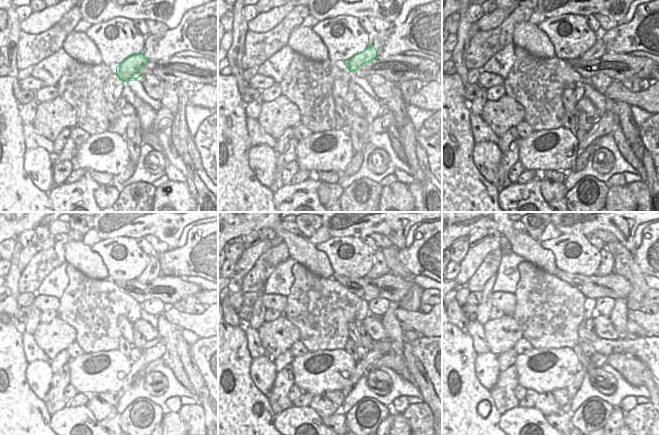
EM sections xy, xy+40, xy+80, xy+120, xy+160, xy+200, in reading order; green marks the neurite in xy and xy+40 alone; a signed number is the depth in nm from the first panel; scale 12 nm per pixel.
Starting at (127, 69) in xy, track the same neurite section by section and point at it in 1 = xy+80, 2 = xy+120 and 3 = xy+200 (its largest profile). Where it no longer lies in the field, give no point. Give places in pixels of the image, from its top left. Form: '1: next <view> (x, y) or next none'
1: next xy+80 (598, 49)
2: next xy+120 (152, 271)
3: next xy+200 (606, 267)

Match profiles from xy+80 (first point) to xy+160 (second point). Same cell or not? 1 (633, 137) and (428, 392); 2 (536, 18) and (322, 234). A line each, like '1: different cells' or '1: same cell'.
1: same cell
2: same cell

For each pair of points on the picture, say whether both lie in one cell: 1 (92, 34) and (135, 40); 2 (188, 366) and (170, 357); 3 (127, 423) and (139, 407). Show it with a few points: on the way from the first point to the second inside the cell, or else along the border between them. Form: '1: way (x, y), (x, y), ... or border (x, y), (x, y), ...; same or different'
1: way (103, 36), (111, 41), (124, 40); same
2: border (176, 339), (176, 355), (191, 383); different
3: way (131, 419), (139, 411); same

